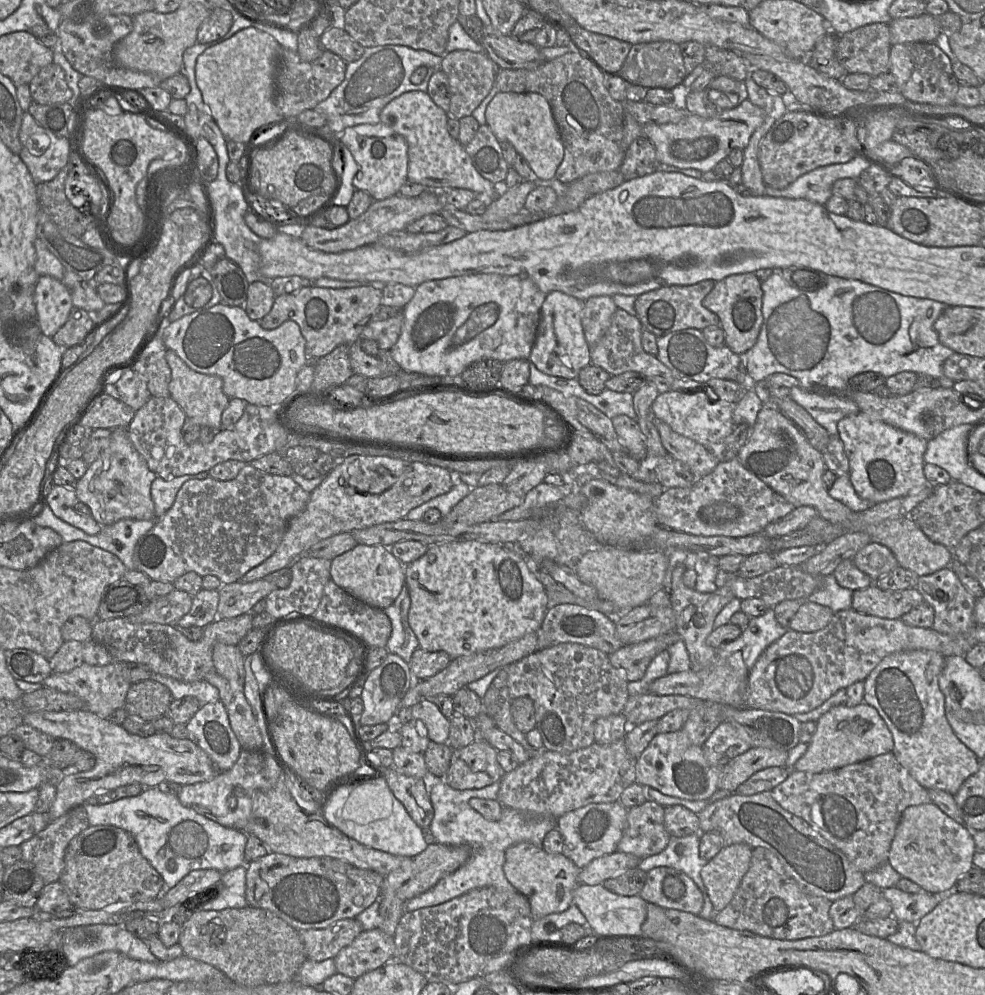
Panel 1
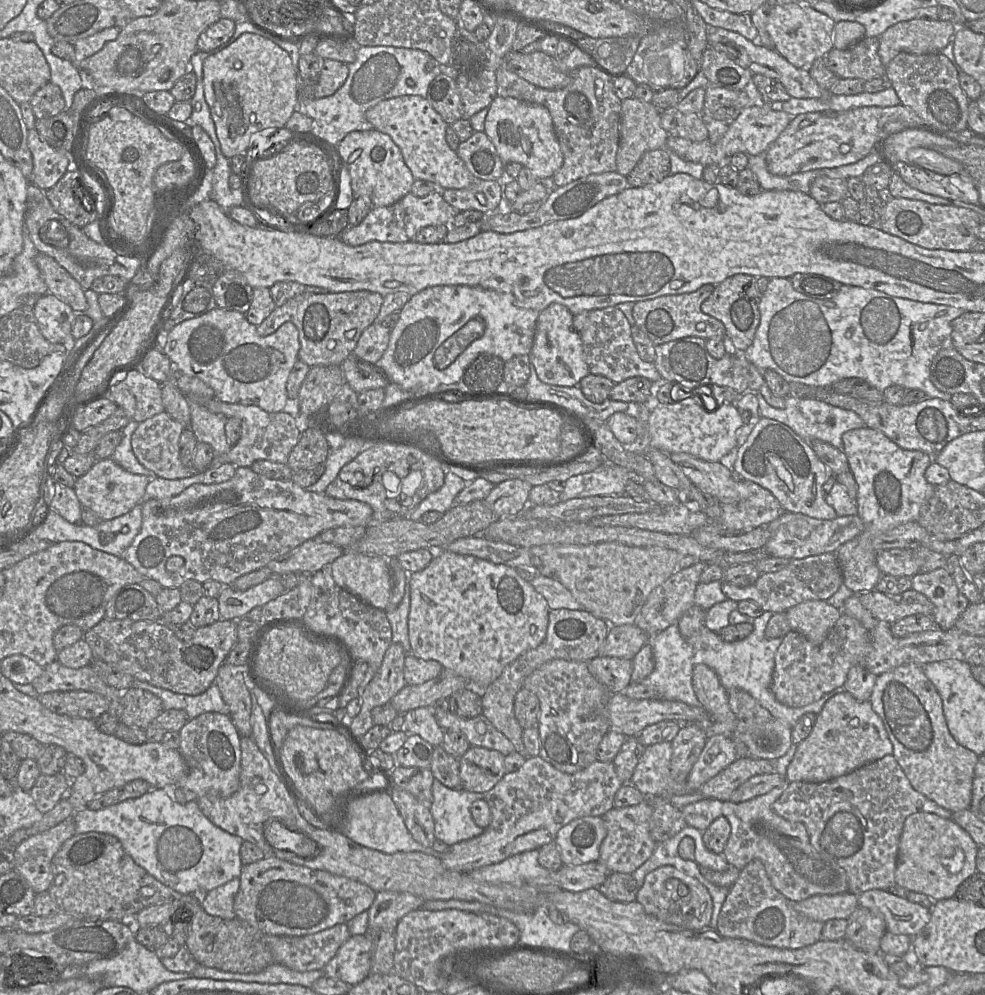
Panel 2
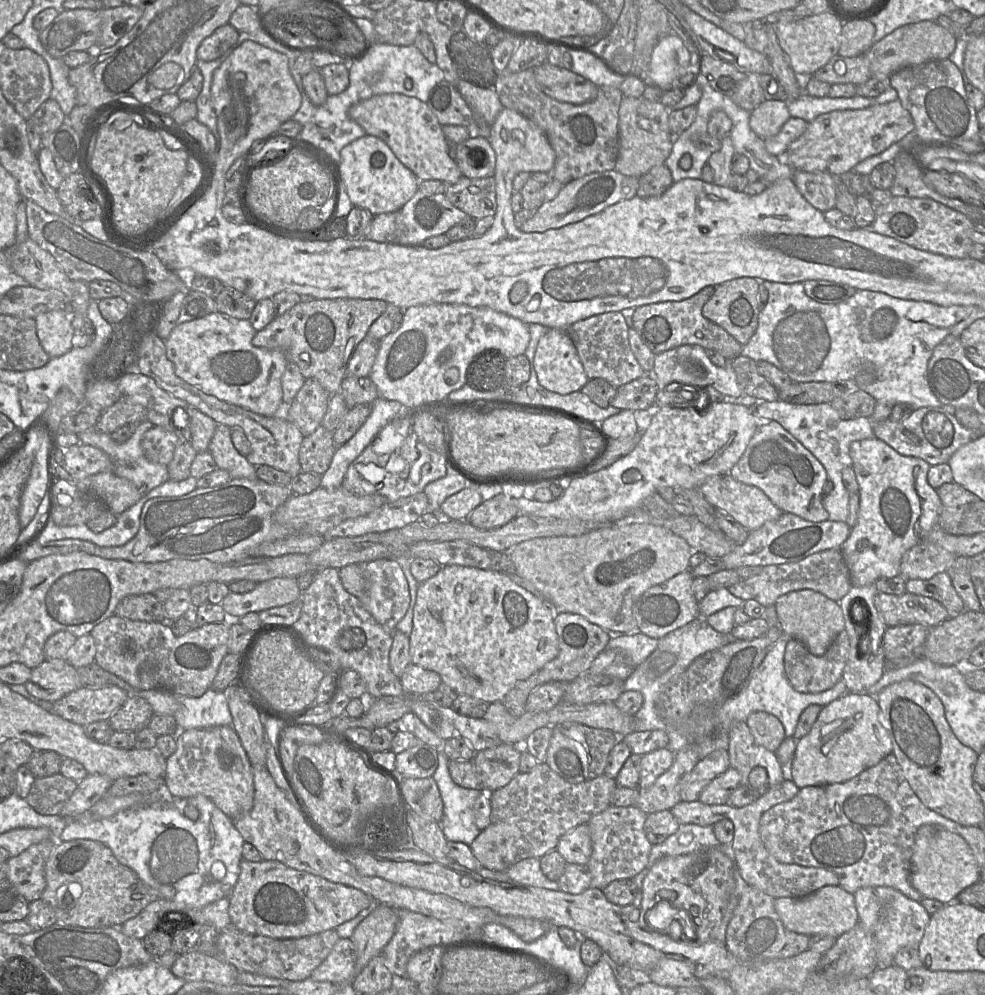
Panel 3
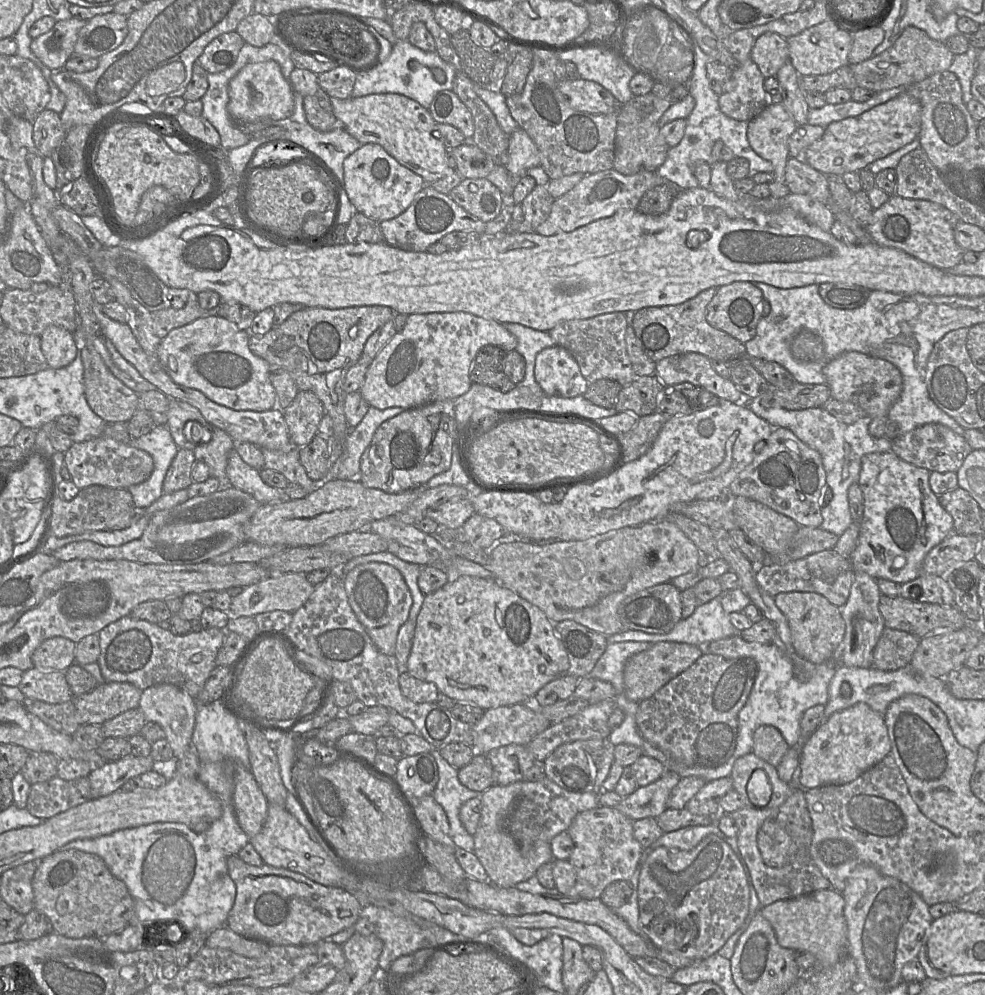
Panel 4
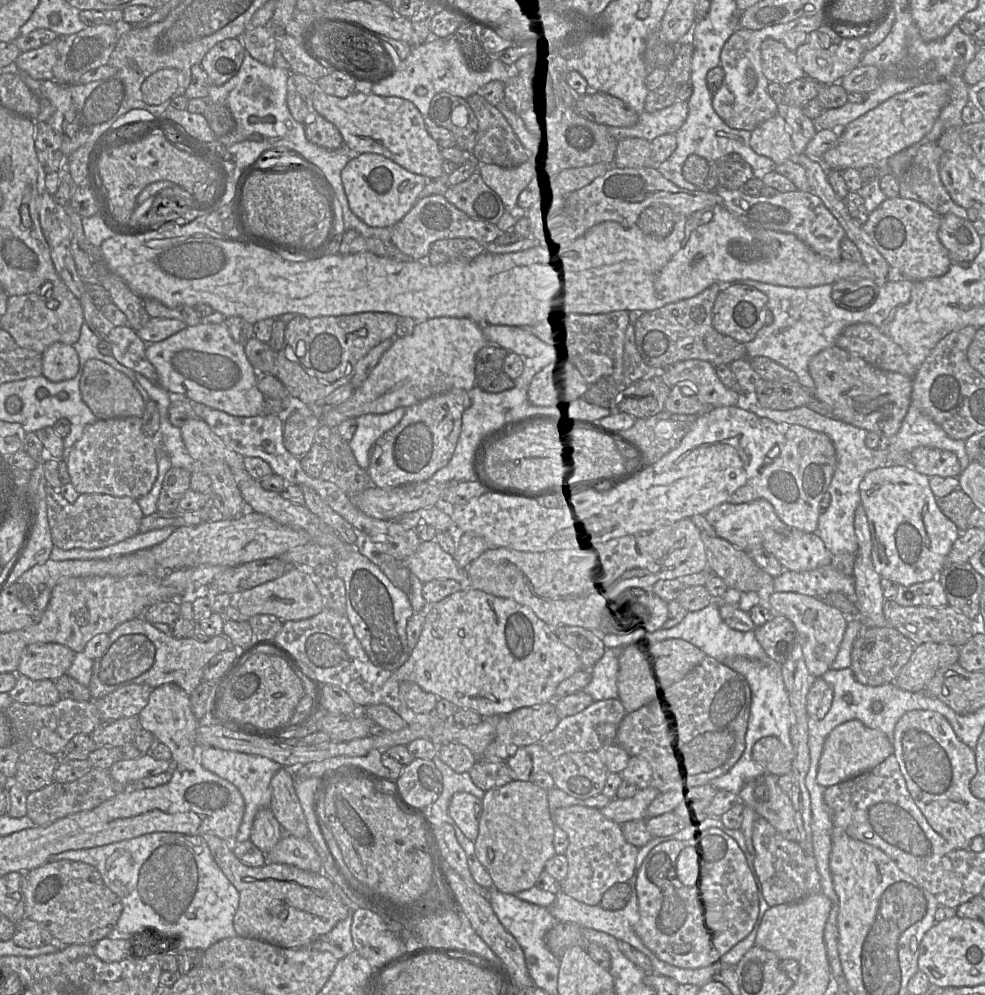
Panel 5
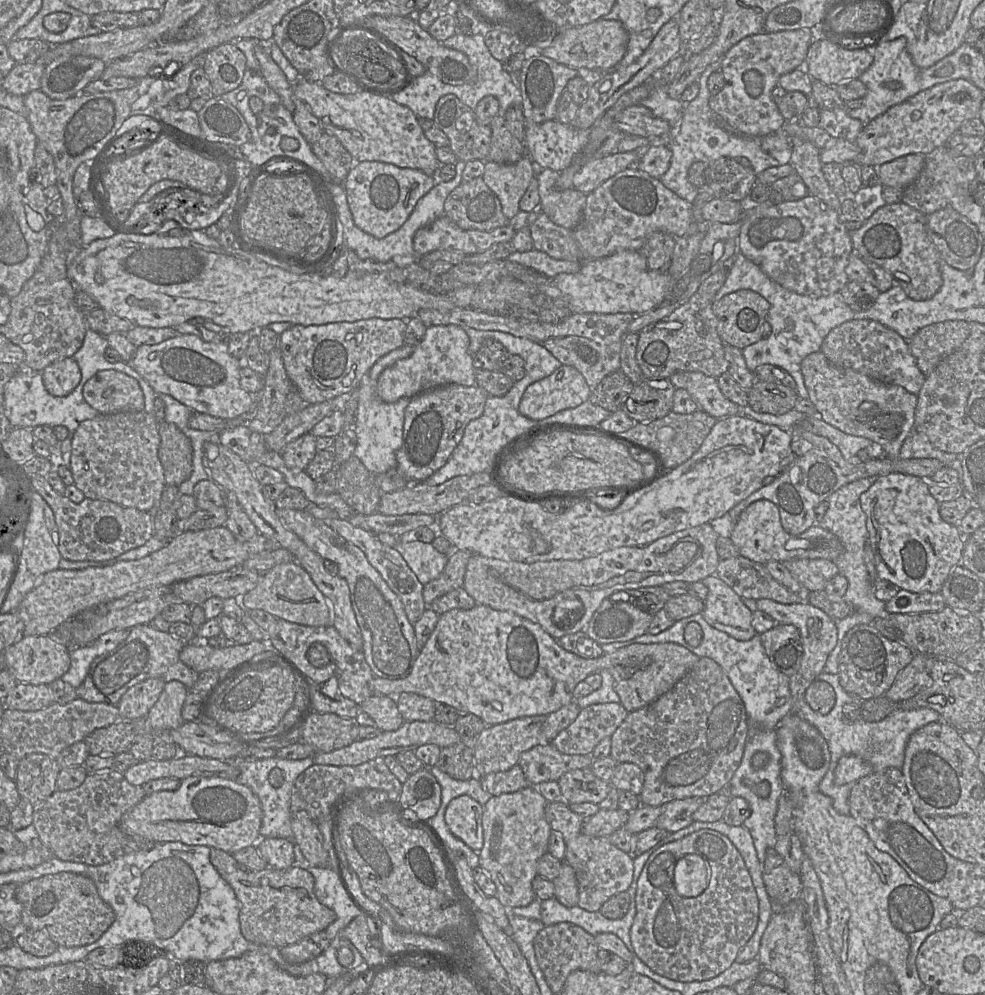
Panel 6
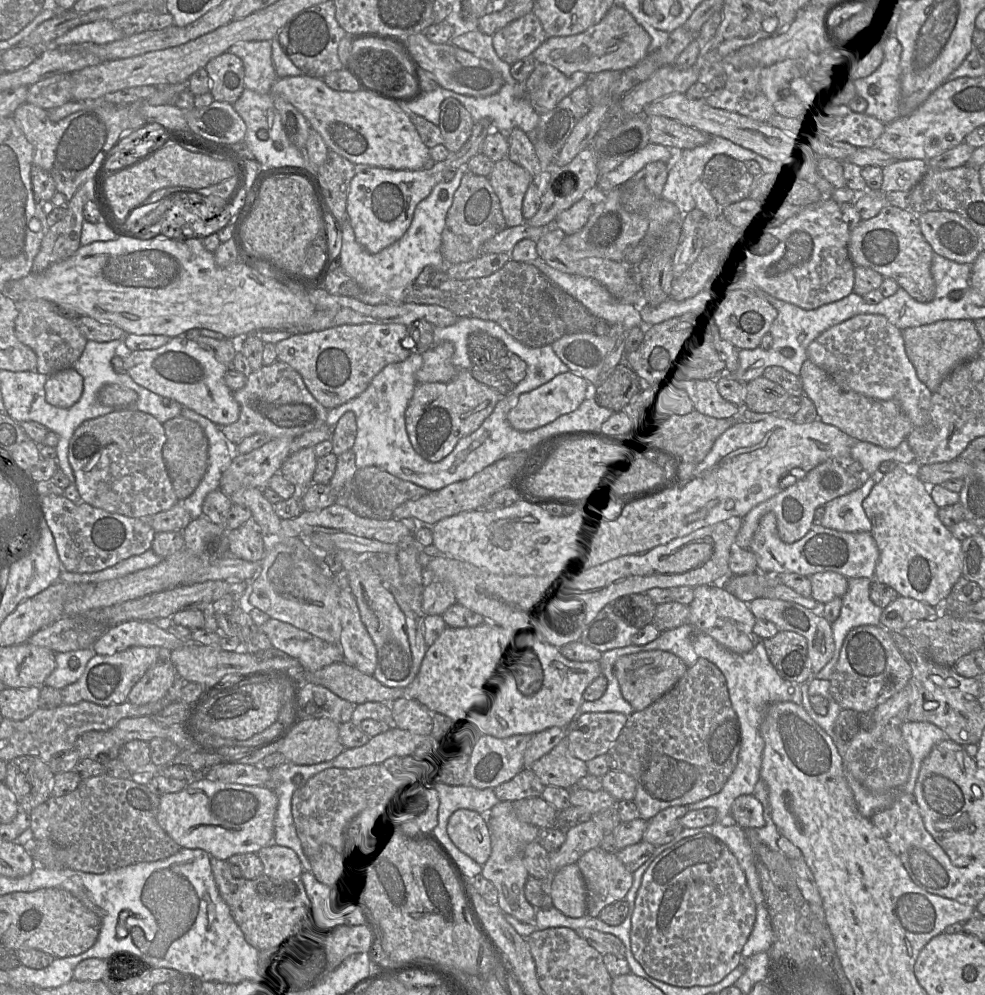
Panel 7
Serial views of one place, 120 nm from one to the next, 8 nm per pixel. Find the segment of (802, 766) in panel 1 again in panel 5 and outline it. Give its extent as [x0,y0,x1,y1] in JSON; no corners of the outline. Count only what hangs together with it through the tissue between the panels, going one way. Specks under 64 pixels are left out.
[817,719,893,788]

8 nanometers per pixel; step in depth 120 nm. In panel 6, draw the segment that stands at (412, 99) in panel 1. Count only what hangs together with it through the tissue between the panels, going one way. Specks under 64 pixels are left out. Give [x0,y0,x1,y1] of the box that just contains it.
[292,79,440,179]

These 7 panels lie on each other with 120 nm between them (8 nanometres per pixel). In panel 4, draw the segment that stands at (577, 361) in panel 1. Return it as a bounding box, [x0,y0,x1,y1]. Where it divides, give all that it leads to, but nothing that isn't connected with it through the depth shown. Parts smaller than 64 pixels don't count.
[534,345,589,396]

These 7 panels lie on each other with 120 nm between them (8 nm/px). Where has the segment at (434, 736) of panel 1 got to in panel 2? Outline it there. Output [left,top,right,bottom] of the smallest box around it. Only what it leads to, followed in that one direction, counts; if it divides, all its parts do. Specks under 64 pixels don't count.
[401,707,444,746]

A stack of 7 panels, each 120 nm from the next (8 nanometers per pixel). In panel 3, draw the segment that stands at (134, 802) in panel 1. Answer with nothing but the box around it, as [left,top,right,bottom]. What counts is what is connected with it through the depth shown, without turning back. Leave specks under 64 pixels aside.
[60,795,245,926]

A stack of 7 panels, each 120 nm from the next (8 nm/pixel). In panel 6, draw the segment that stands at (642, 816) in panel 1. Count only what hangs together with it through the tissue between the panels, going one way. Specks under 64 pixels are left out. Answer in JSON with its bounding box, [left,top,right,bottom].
[545,801,634,912]

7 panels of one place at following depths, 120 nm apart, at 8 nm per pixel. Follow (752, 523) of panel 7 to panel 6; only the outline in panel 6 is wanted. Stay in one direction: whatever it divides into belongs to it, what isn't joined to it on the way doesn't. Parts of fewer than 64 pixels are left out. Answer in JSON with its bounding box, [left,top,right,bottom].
[729,431,899,535]

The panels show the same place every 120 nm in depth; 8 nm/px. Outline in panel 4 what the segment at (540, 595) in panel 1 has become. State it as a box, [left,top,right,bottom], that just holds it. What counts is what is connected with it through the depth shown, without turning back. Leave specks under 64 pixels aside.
[405,575,569,711]

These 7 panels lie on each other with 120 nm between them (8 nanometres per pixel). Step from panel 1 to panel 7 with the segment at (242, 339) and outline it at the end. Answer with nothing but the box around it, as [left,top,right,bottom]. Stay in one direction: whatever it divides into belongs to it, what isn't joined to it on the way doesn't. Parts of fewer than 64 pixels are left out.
[123,336,240,427]

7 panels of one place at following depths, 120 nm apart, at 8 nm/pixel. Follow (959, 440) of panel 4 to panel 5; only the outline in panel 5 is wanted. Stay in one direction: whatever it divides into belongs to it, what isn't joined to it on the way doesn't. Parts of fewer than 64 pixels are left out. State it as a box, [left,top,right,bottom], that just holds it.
[909,446,962,477]

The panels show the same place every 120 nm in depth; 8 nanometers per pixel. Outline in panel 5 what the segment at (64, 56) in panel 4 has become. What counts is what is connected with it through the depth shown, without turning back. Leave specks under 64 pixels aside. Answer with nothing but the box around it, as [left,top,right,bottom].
[15,37,59,82]

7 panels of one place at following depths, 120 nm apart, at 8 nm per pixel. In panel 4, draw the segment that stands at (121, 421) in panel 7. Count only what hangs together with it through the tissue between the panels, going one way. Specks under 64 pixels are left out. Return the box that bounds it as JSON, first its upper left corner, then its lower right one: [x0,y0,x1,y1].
[64,435,154,490]

